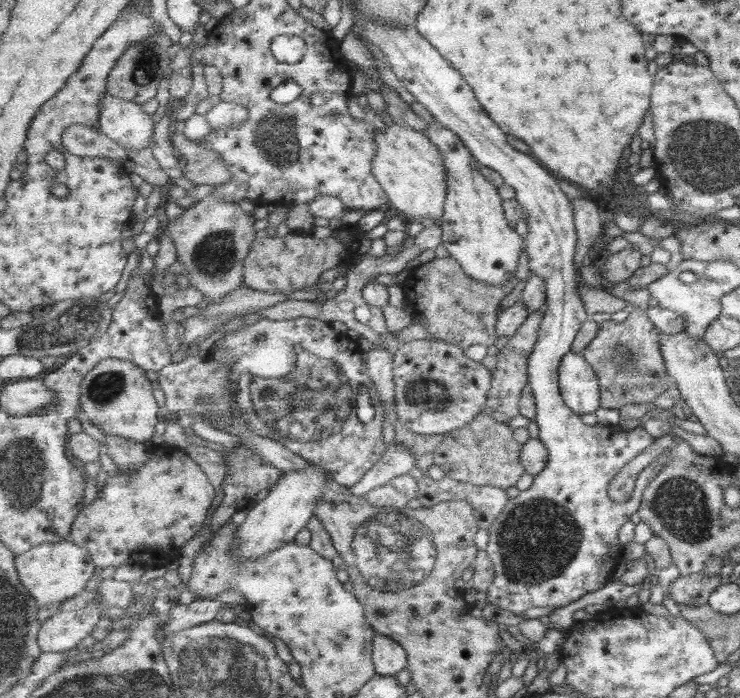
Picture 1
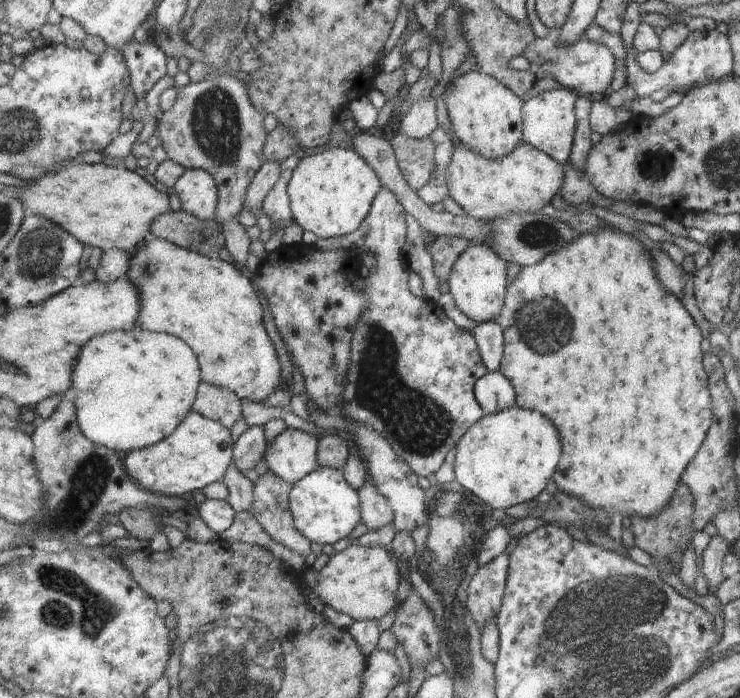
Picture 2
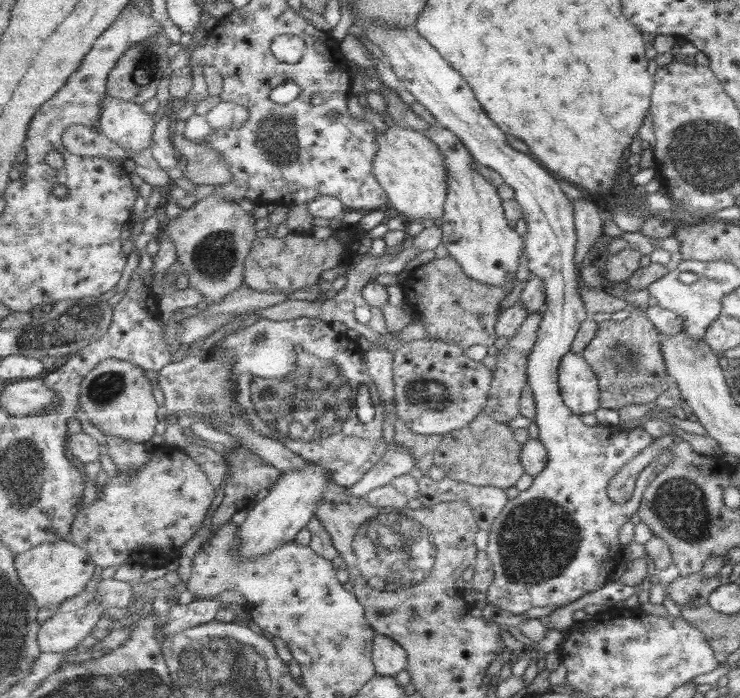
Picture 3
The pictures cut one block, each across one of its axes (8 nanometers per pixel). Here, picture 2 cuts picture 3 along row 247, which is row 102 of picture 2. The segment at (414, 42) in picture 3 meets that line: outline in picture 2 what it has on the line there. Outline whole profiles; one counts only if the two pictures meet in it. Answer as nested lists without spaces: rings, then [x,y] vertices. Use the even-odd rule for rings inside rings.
[[[565,87],[543,92],[525,102],[525,141],[552,156],[562,167],[569,162],[573,148],[572,142],[575,142],[574,126],[578,123],[578,116],[574,116],[574,102],[577,102],[576,94]]]

